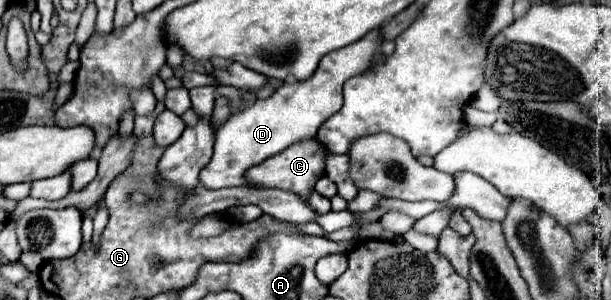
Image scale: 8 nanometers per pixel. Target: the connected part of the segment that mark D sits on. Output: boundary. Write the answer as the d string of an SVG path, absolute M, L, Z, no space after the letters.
M370 32L364 40L350 44L348 48L330 52L320 60L320 68L302 82L284 82L266 100L256 100L246 110L234 114L222 128L216 130L212 160L200 172L200 184L206 188L244 186L246 168L260 164L262 160L278 154L280 150L296 144L304 138L316 136L320 124L342 108L342 86L348 78L366 72L372 66L372 58L380 46L380 32Z

